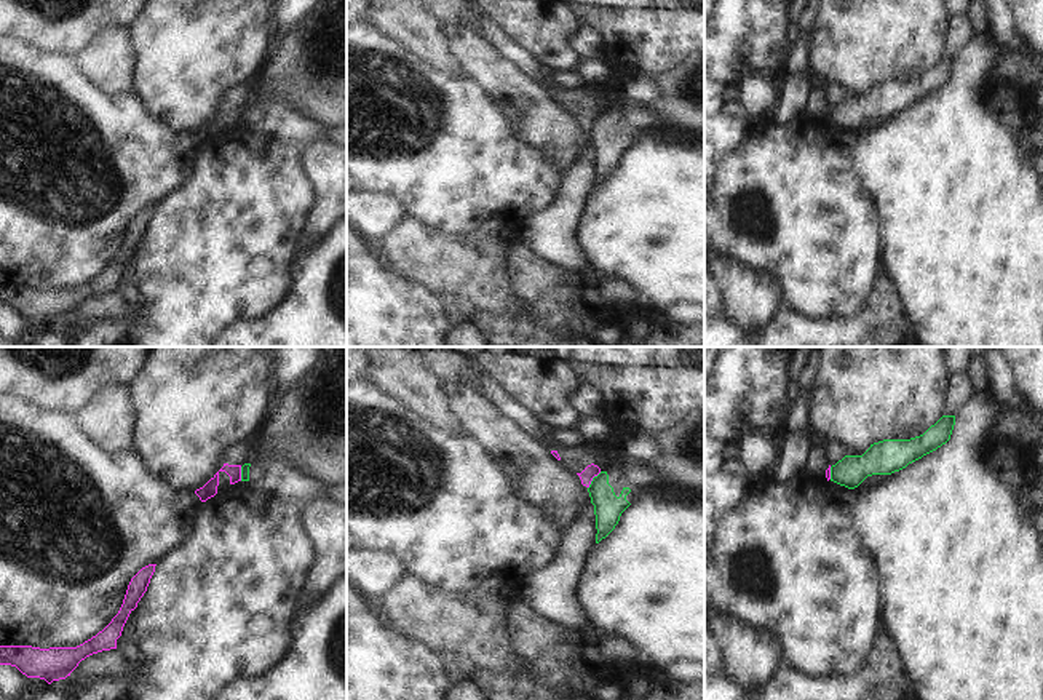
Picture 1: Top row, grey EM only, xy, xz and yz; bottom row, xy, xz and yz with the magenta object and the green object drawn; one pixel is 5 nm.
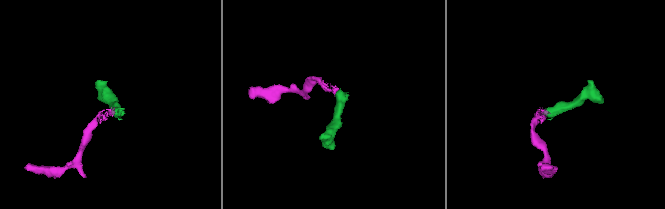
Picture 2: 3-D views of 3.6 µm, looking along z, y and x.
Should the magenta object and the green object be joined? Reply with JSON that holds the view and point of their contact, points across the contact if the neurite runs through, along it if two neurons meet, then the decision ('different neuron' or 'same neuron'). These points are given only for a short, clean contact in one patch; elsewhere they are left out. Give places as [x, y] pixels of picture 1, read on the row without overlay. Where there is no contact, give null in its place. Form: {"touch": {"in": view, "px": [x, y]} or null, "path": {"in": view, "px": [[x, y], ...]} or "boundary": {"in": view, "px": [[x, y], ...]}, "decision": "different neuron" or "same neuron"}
{"touch": {"in": "xz", "px": [591, 122]}, "boundary": {"in": "xz", "px": [[601, 114], [588, 130]]}, "decision": "different neuron"}

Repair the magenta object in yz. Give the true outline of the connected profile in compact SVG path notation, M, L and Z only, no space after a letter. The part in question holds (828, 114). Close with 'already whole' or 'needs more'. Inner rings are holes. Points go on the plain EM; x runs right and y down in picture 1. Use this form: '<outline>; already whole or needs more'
M813 85L808 93L808 105L803 113L805 117L813 118L821 125L827 125L831 121L831 107L826 101L824 91L821 85Z; needs more

